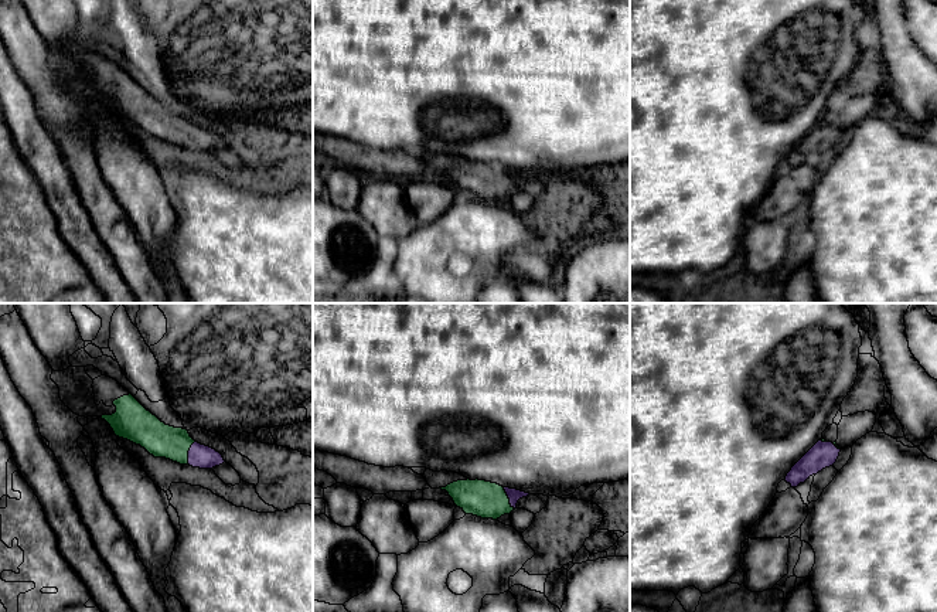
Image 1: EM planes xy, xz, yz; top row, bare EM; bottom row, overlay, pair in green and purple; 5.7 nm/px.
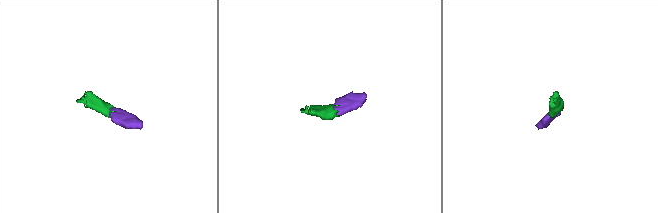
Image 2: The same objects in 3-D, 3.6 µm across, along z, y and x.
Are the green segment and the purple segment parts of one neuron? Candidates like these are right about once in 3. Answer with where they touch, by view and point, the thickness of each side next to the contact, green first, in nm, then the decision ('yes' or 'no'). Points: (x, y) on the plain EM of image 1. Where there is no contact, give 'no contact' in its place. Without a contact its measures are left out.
xy (187, 135) | 190/130 nm | yes

